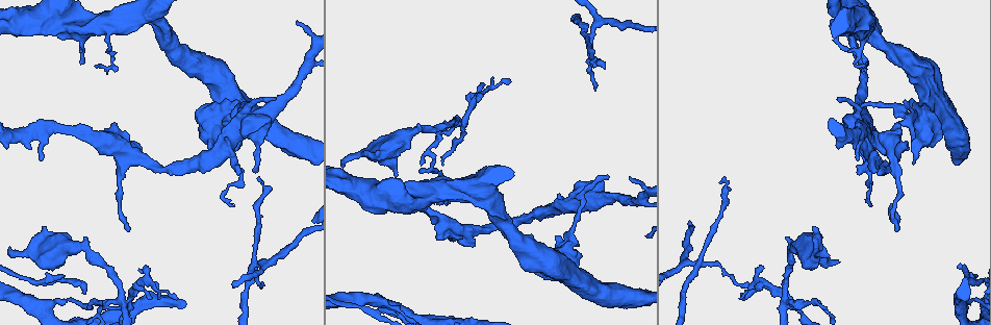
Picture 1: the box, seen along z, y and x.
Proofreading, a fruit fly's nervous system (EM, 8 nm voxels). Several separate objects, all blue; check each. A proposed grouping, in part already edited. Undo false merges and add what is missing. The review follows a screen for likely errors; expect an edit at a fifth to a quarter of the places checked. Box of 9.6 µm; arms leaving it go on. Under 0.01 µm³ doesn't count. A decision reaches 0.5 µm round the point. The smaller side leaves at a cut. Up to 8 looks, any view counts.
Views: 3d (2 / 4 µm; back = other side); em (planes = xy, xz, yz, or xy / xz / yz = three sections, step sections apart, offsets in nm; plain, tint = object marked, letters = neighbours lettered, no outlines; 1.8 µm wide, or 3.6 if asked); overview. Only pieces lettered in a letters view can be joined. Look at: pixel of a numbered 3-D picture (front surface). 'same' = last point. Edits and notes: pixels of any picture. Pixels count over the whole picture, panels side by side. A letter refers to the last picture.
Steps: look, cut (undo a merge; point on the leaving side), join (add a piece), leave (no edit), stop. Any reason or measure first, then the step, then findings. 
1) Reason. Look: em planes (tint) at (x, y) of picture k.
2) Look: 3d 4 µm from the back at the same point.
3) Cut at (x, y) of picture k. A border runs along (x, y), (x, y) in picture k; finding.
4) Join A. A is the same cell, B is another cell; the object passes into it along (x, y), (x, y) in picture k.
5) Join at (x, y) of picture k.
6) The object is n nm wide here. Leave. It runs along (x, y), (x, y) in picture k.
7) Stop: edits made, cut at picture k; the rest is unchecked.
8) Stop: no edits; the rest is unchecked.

An open end. Look: em planes (letters) at (12, 257) of picture 1.

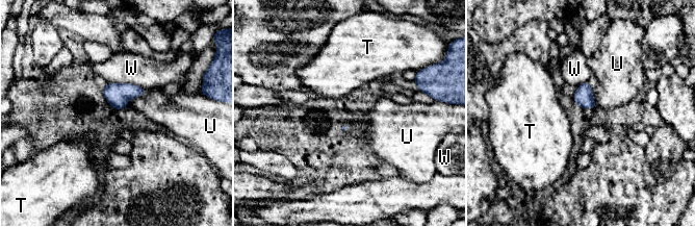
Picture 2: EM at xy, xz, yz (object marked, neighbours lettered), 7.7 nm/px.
Leave. T, U and W are other cells; a border runs along (147, 90), (131, 98), (125, 108) in picture 2; none of them fits.

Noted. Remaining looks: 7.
Looks like a crossing. Look: 3d 2 µm from the back at (122, 298) of picture 1.

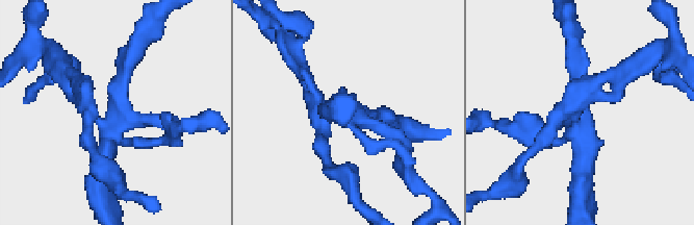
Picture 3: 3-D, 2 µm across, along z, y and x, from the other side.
Look: em planes (tint) at (357, 114) of picture 3.

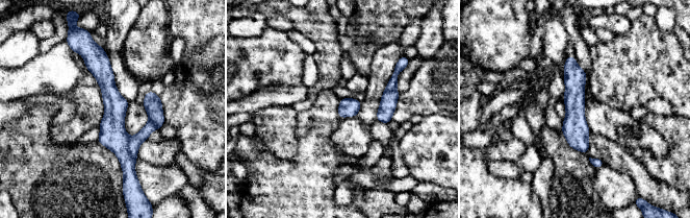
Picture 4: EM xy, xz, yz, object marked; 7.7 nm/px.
What lies round it. Look: em planes (letters) at the same point.

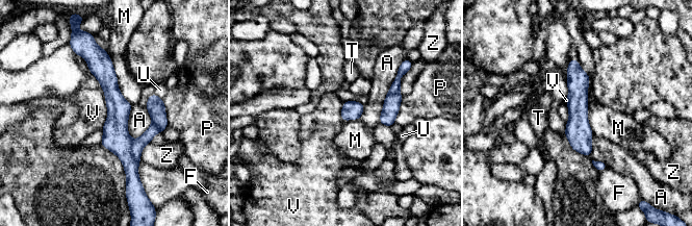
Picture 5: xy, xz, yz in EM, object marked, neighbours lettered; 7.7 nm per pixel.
The object is 140 nm wide here. Cut at (137, 145) of picture 5. A, F, M, P, T, U, V and Z are other cells; a border runs along (132, 141), (131, 154), (138, 161) in picture 5; a second cell is stuck on.

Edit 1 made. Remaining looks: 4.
Calibre changes. Look: 3d 4 µm from the back at (251, 121) of picture 1.

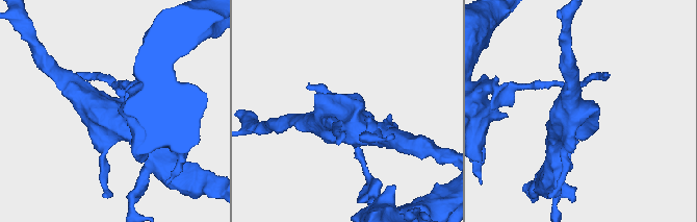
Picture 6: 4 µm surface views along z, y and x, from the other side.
Look: em xy step 16 (tint) at (351, 114) of picture 6.

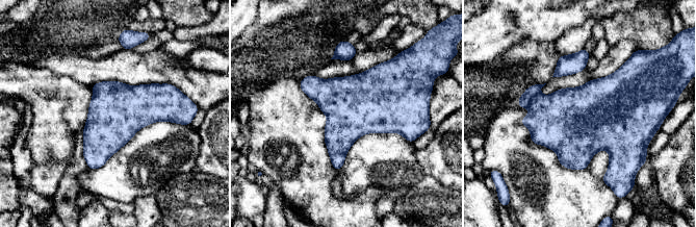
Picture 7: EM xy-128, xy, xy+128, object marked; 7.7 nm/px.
Another direction. Look: em planes (letters) at the same point.

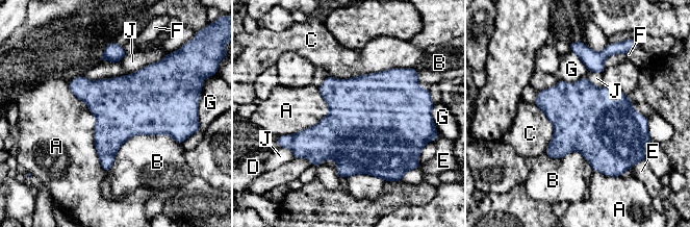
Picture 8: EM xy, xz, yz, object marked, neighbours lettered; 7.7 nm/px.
Cut at (323, 141) of picture 8. A, B, C, D, E, F, G and J are other cells; a border runs along (292, 134), (292, 141), (288, 146) in picture 8; two cells meet here.

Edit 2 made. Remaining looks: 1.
Stop: edits made, cut at picture 5, cut at picture 8; the rest is unchecked.

